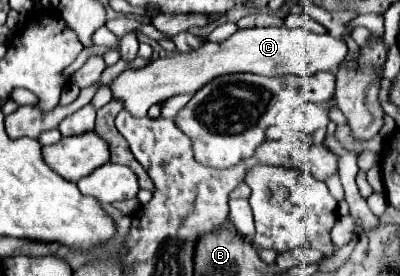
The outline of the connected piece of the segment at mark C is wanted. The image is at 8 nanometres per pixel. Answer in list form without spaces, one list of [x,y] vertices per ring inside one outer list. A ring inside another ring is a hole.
[[[252,27],[238,29],[232,37],[222,43],[204,43],[200,49],[190,53],[178,53],[174,57],[156,59],[144,69],[126,69],[110,83],[114,99],[122,99],[124,107],[134,117],[146,117],[148,109],[178,93],[196,93],[208,81],[228,73],[256,73],[264,77],[298,75],[308,77],[320,71],[334,71],[346,55],[346,43],[332,35],[316,35],[308,29],[288,27]]]

